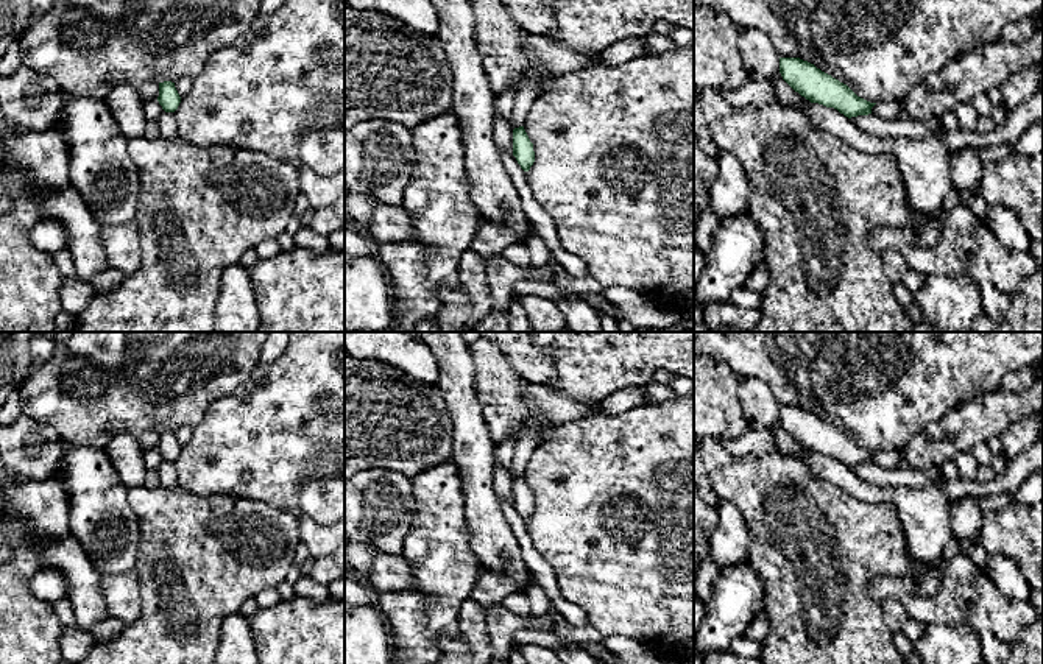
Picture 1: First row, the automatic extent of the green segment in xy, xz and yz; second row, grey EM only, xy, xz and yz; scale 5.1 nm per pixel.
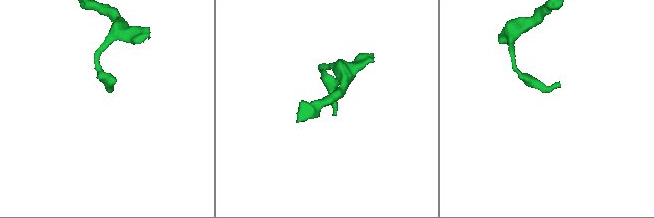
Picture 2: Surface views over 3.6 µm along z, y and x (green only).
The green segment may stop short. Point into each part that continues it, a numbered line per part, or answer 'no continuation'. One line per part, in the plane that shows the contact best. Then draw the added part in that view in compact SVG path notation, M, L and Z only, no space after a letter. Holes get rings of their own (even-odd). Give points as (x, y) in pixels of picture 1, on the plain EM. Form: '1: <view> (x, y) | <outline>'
no continuation

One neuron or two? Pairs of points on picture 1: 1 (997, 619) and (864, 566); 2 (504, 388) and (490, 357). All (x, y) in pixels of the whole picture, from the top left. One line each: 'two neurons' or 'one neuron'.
1: two neurons
2: one neuron

